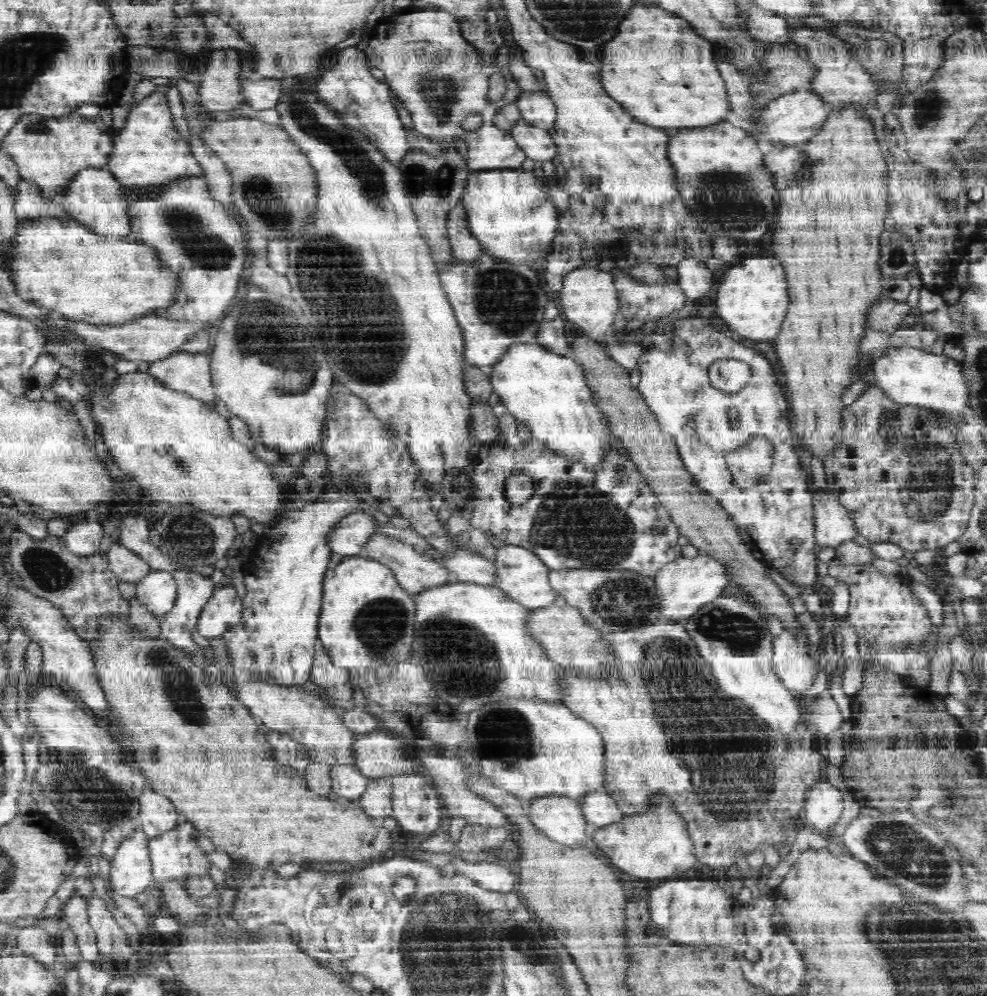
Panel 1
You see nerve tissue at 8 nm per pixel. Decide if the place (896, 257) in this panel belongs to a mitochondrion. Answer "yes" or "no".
yes

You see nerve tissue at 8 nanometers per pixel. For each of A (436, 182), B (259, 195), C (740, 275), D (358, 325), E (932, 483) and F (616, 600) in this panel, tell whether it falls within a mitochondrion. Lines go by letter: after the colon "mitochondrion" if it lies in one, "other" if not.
A: mitochondrion
B: mitochondrion
C: other
D: mitochondrion
E: mitochondrion
F: mitochondrion

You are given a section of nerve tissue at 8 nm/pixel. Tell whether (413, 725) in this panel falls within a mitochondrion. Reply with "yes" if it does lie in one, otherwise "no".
no

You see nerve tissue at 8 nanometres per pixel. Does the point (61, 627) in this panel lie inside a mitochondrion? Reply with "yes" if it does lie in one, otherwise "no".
no

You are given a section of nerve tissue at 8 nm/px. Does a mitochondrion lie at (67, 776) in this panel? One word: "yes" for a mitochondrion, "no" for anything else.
yes

